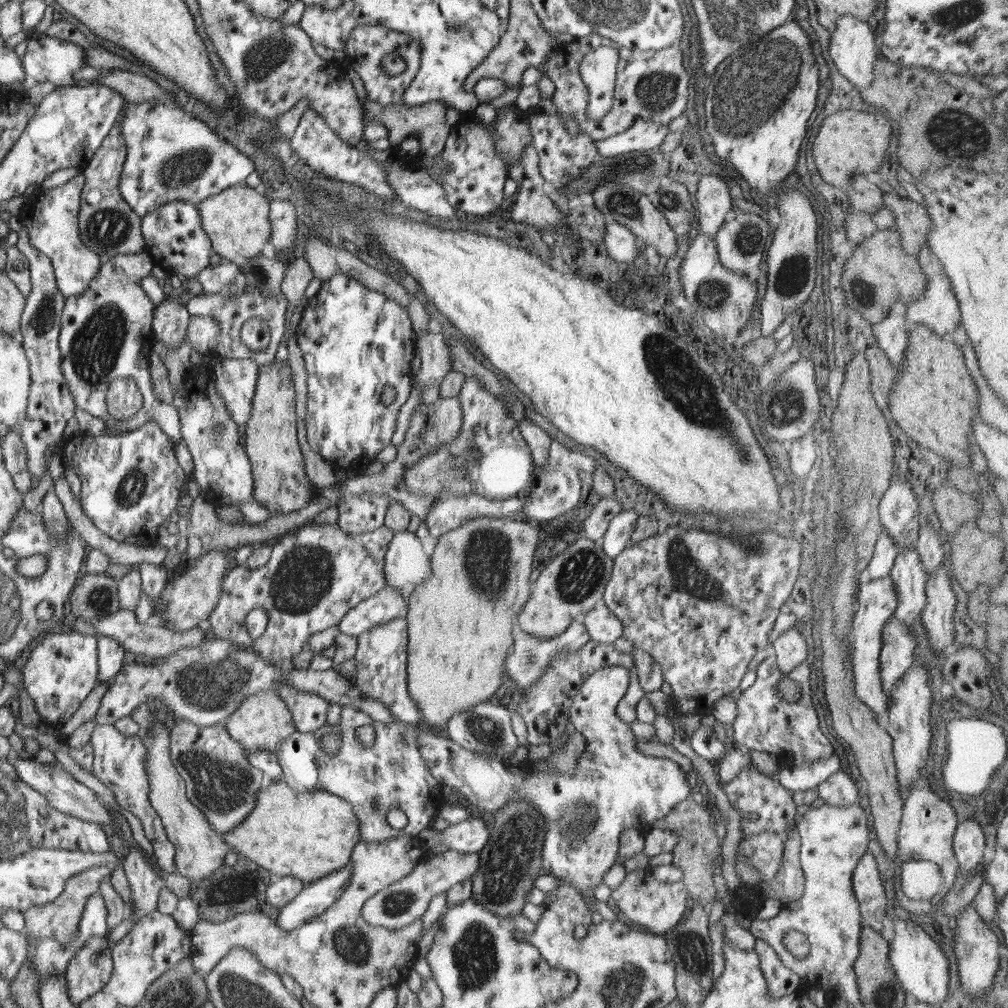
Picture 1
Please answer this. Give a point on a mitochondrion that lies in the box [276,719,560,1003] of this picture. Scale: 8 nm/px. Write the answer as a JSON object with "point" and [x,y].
{"point":[506,863]}

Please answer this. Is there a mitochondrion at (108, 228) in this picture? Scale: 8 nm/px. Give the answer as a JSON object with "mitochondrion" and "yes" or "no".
{"mitochondrion":"yes"}

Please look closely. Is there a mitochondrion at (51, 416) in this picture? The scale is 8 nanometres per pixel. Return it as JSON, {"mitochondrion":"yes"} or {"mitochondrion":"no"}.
{"mitochondrion":"no"}

